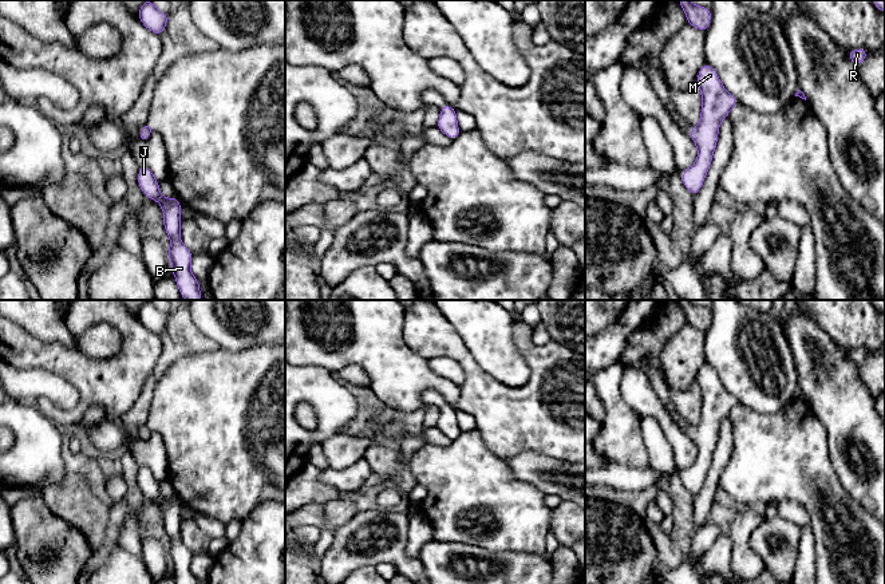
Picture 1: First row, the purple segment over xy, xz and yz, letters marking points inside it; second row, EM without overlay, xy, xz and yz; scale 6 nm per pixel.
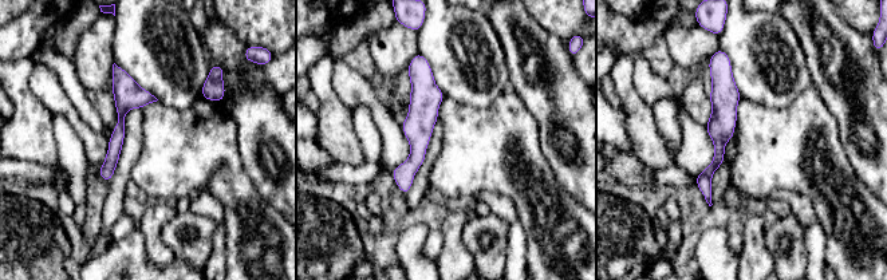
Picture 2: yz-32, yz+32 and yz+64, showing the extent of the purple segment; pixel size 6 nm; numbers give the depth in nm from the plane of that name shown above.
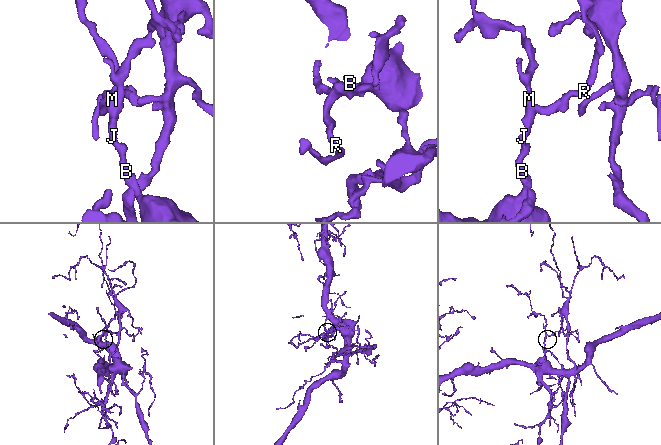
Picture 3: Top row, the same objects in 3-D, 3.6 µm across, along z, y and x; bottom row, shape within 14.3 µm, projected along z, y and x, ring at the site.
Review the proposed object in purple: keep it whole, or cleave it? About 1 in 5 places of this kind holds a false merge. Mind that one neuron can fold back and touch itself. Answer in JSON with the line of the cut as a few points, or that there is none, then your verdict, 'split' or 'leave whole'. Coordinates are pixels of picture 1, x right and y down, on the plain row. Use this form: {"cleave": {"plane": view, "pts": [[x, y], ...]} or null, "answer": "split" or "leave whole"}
{"cleave": null, "answer": "leave whole"}

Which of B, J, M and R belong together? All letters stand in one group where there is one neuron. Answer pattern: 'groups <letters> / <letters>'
groups B J M R

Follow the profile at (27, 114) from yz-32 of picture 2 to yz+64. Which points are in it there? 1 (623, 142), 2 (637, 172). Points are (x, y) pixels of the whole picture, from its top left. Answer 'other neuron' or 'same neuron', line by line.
1: other neuron
2: other neuron

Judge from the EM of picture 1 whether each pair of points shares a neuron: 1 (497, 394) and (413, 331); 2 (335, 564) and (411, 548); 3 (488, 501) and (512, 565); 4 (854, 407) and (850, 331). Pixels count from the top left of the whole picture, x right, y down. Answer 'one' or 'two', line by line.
1: one
2: two
3: two
4: two

